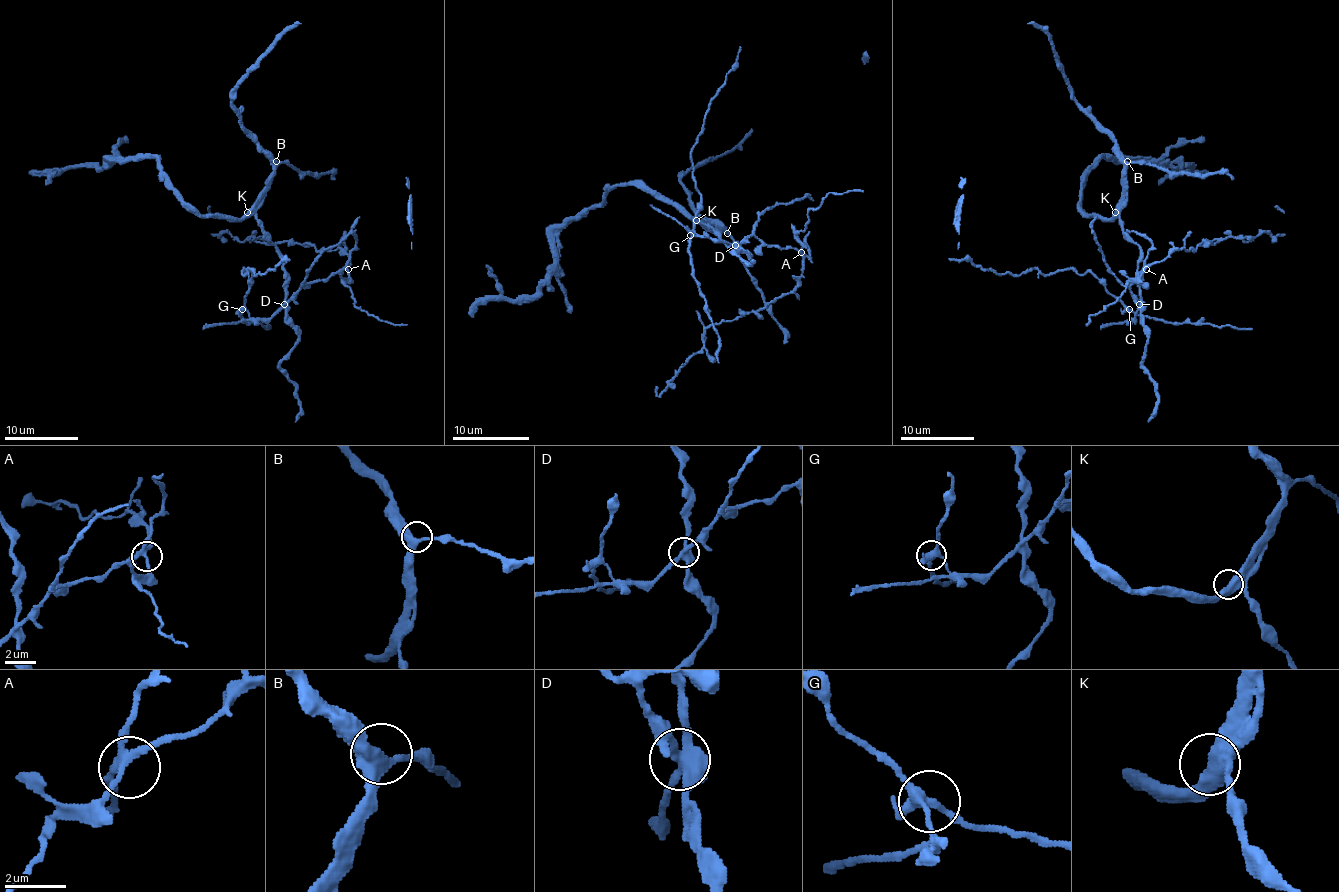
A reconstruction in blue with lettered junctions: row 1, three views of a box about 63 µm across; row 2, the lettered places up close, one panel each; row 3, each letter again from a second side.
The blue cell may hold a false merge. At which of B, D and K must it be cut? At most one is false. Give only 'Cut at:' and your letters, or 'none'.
Cut at: D

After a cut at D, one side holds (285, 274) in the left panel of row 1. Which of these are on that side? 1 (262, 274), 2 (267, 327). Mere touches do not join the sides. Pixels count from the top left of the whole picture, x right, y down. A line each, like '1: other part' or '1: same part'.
1: other part
2: other part

